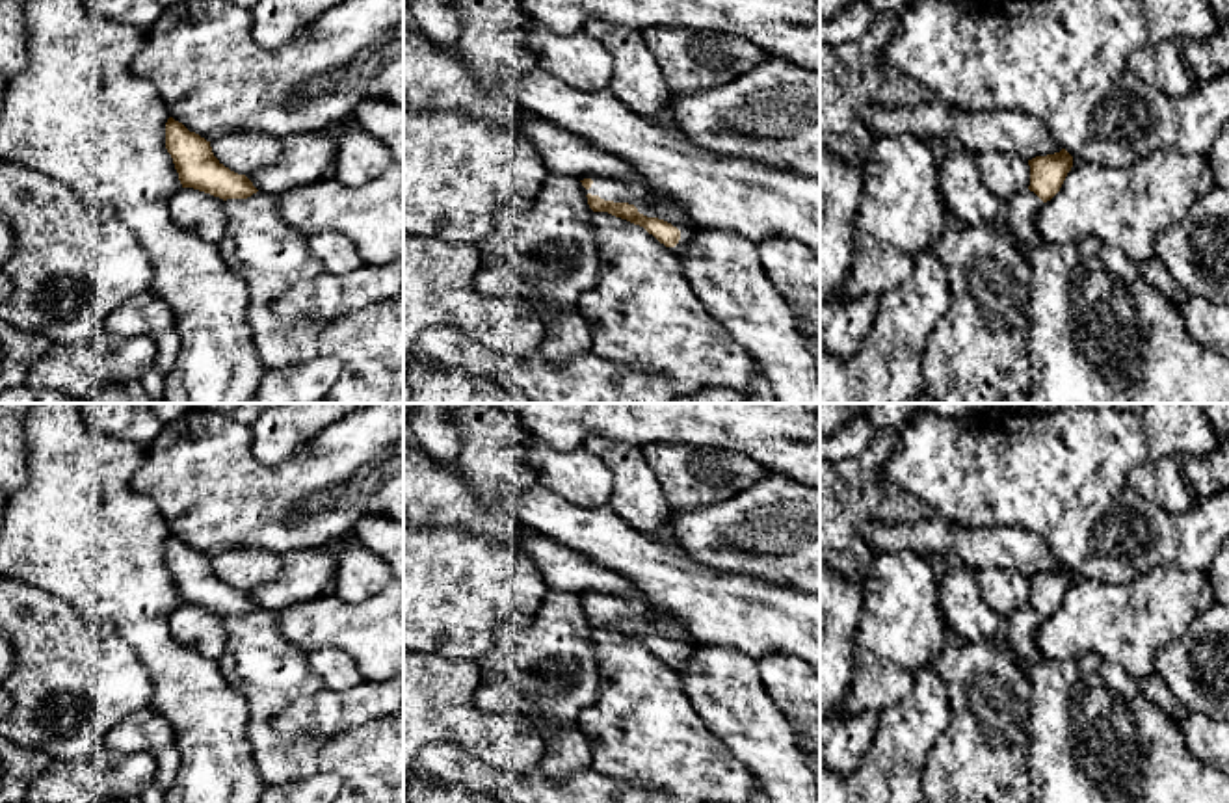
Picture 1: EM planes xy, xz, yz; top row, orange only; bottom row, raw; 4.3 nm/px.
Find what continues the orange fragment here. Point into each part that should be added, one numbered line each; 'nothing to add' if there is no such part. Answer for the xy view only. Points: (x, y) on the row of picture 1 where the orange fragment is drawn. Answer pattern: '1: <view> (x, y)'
1: xy (292, 296)

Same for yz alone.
1: yz (1023, 209)

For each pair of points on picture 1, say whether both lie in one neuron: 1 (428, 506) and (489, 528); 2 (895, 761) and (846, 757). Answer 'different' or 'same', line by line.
1: same
2: different

